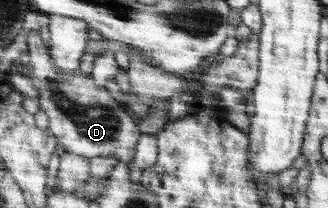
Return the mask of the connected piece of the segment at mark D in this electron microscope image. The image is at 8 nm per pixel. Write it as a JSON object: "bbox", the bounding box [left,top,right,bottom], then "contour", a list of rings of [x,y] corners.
{"bbox":[27,33,142,165],"contour":[[[31,33],[27,44],[29,76],[39,92],[39,110],[45,112],[49,119],[48,131],[55,133],[67,153],[88,159],[114,156],[125,165],[129,164],[135,156],[136,144],[142,133],[119,102],[108,94],[107,87],[97,86],[92,73],[81,70],[75,71],[69,78],[62,77],[40,33]]]}

